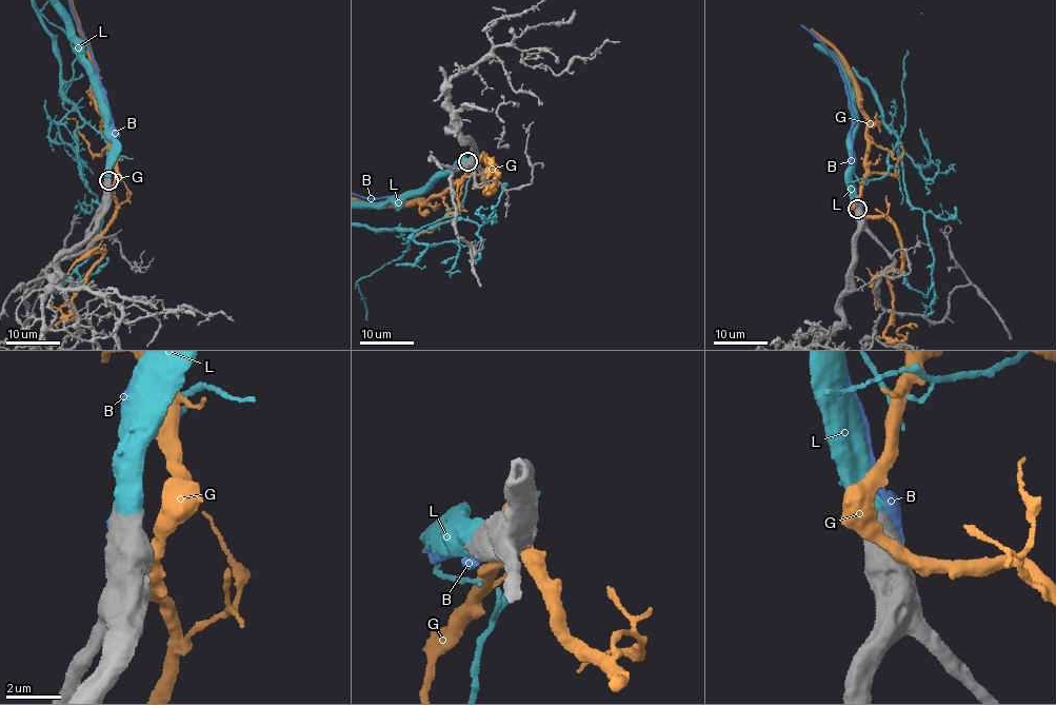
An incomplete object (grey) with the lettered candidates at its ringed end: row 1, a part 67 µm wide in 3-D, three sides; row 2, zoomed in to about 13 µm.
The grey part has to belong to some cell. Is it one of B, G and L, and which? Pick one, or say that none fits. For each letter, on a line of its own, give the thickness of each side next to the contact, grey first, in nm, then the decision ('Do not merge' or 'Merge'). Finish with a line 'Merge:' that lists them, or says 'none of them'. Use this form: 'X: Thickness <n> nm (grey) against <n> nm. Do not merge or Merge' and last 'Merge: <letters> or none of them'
B: Thickness 950 nm (grey) against 400 nm. Do not merge
G: Thickness 1050 nm (grey) against 440 nm. Do not merge
L: Thickness 1000 nm (grey) against 850 nm. Merge
Merge: L

